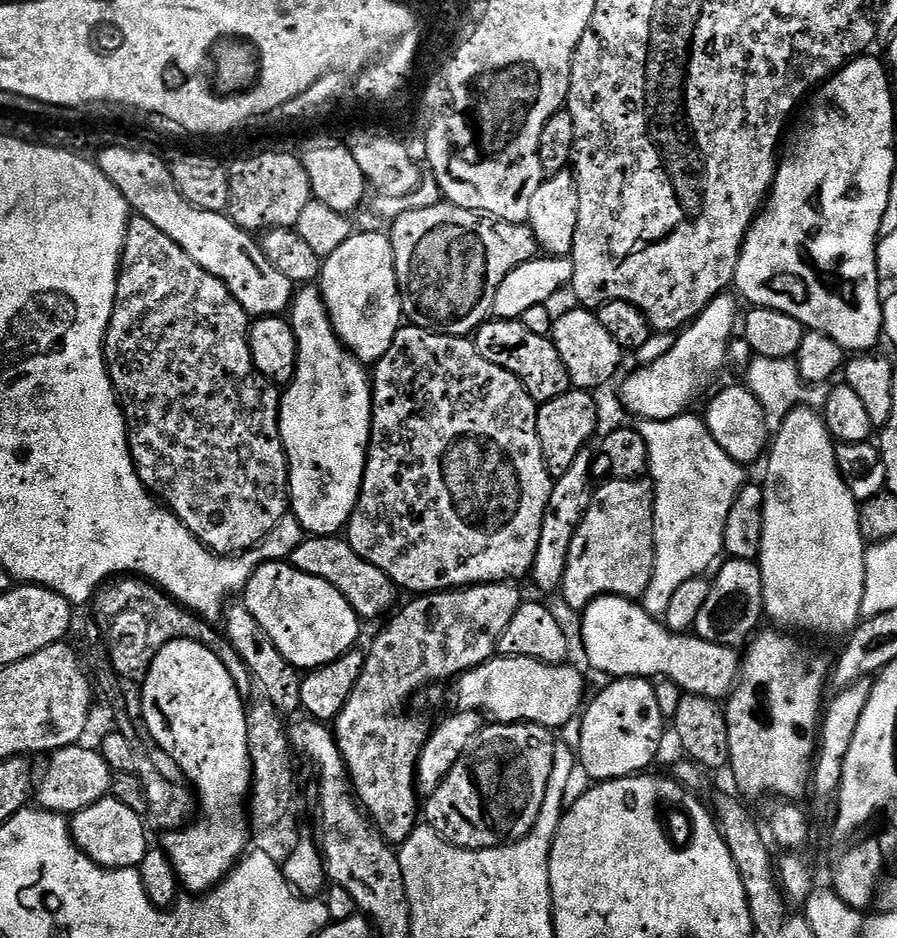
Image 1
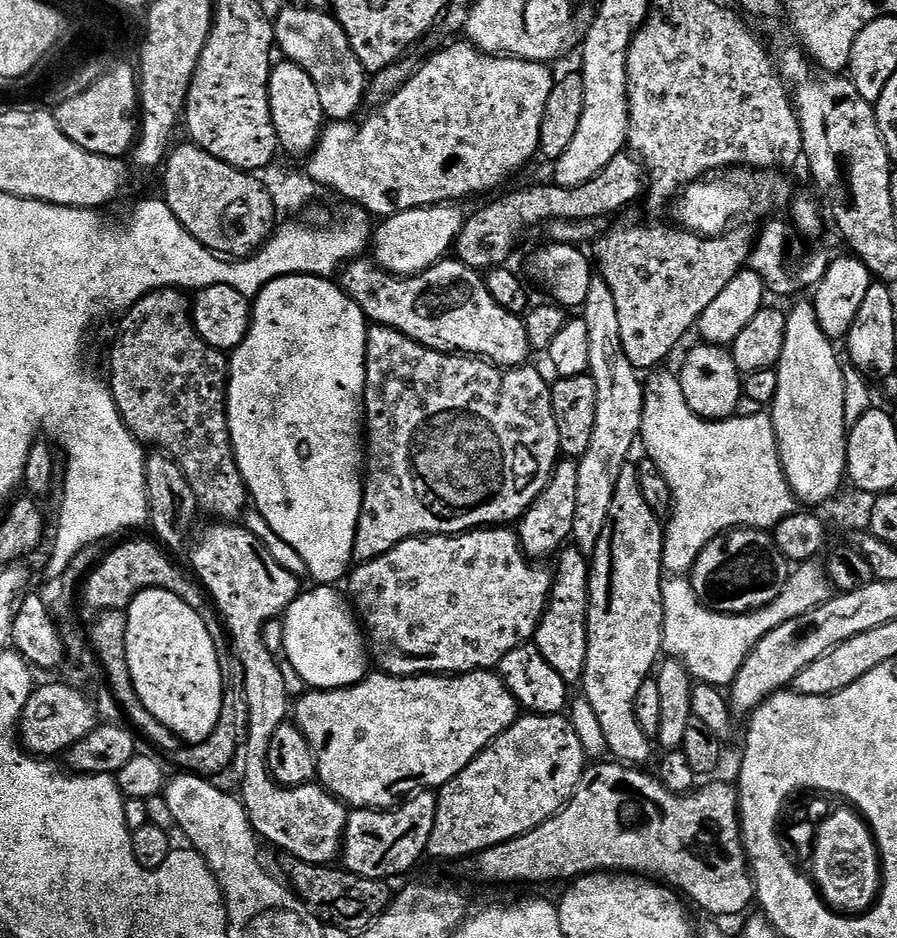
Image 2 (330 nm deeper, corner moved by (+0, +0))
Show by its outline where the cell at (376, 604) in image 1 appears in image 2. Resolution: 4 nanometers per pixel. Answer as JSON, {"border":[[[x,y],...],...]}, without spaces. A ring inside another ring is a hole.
{"border":[[[212,522],[198,536],[192,548],[191,571],[220,613],[234,656],[242,660],[245,674],[249,720],[242,744],[246,774],[238,791],[239,799],[261,841],[269,840],[274,847],[289,852],[297,861],[331,865],[335,856],[337,859],[341,855],[344,828],[348,824],[349,809],[344,801],[316,782],[285,788],[268,772],[270,738],[274,738],[274,730],[285,723],[287,716],[284,715],[287,712],[289,715],[290,697],[282,680],[281,661],[266,650],[262,630],[265,622],[277,619],[296,601],[302,585],[296,581],[297,573],[280,566],[247,526],[236,522]]]}

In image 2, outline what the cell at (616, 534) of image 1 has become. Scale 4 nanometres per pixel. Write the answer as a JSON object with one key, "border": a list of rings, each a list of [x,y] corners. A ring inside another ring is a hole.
{"border":[[[629,462],[618,474],[618,486],[614,486],[614,502],[610,502],[610,514],[606,518],[606,530],[598,538],[598,546],[590,553],[588,570],[588,645],[586,646],[585,670],[579,683],[584,686],[583,699],[594,712],[602,726],[605,746],[619,763],[644,766],[652,756],[653,741],[638,726],[634,702],[642,682],[653,675],[664,646],[664,607],[662,606],[662,581],[665,579],[662,550],[664,529],[661,517],[646,506],[642,489],[638,487],[636,464]]]}

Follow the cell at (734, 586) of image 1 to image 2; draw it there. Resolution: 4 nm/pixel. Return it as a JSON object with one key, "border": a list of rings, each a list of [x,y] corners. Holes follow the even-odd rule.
{"border":[[[734,528],[714,538],[698,554],[690,579],[696,597],[710,610],[737,616],[753,612],[778,598],[786,586],[790,562],[778,550],[771,531]]]}

